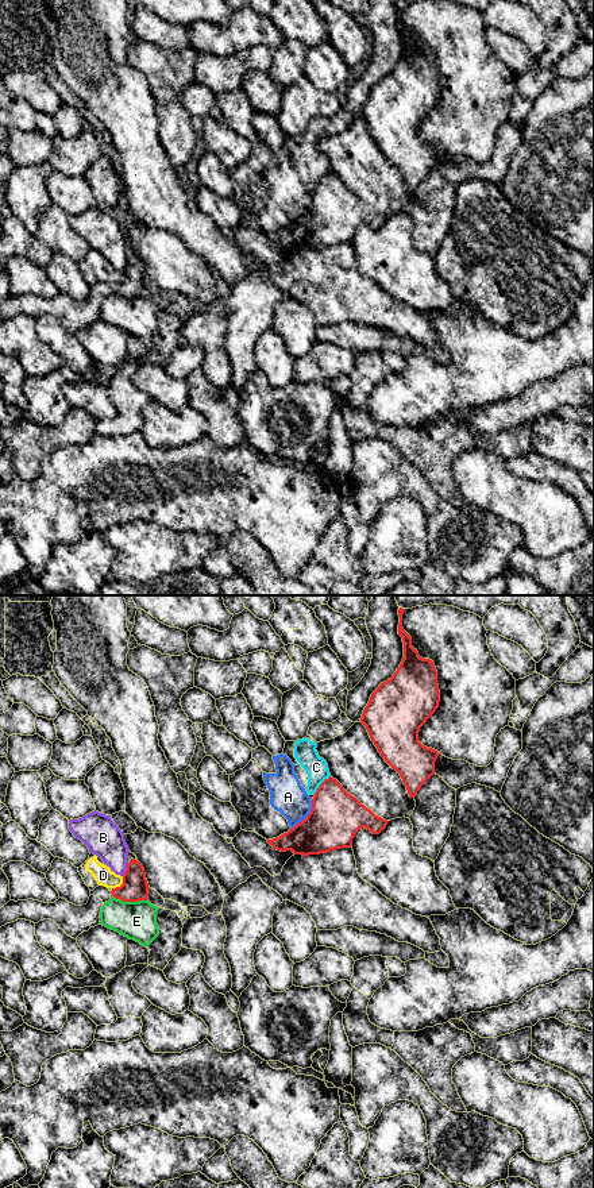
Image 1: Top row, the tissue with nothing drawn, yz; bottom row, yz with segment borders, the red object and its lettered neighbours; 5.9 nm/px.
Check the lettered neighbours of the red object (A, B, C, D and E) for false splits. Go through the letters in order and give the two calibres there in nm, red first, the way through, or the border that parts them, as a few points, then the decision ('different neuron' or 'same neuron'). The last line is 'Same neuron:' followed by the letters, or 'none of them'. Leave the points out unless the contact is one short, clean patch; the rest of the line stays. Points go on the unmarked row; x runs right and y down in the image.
A: 300 nm thick on the red side, 200 nm on the other; border along yz (312, 195), (309, 208), (290, 224); different neuron
B: 160 nm thick on the red side, 220 nm on the other; different neuron
C: 300 nm thick on the red side, 140 nm on the other; border along yz (330, 170), (313, 188); different neuron
D: 160 nm thick on the red side, 110 nm on the other; border along yz (123, 272), (123, 277), (112, 284); different neuron
E: 160 nm thick on the red side, 220 nm on the other; border along yz (115, 292), (123, 296), (146, 296); different neuron
Same neuron: none of them

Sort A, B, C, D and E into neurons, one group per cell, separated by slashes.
A C / B / D / E

